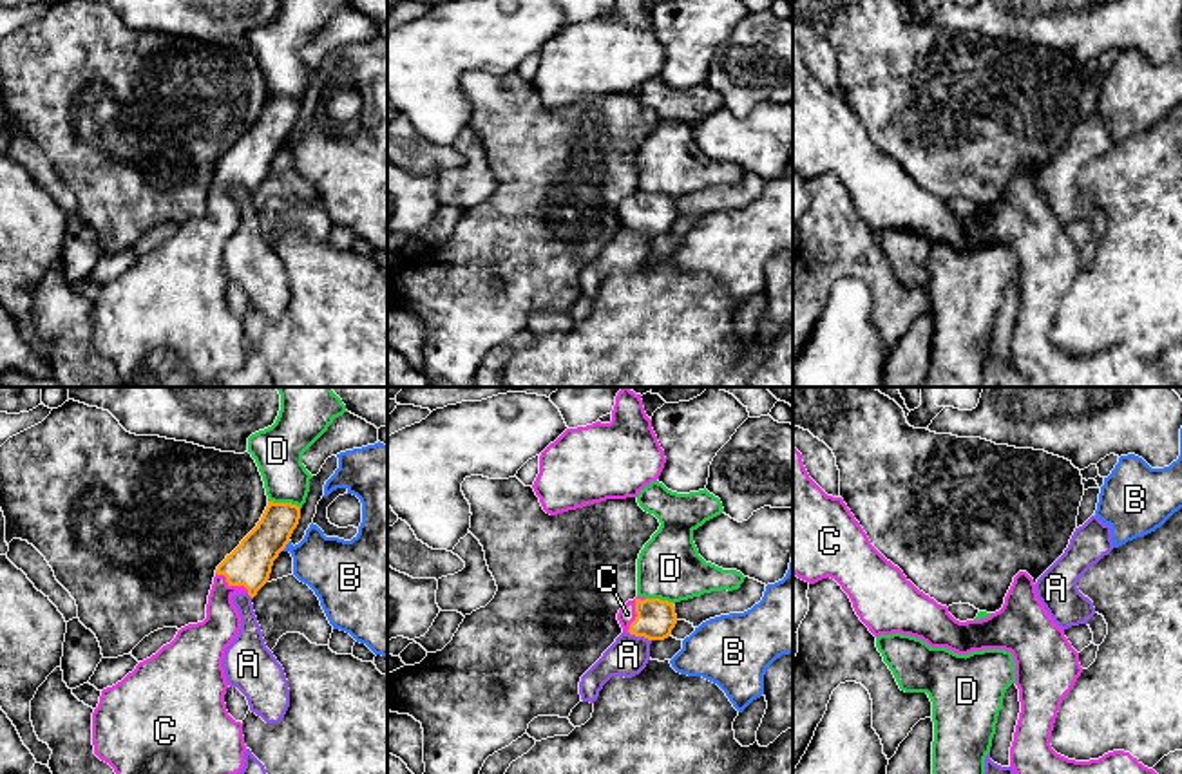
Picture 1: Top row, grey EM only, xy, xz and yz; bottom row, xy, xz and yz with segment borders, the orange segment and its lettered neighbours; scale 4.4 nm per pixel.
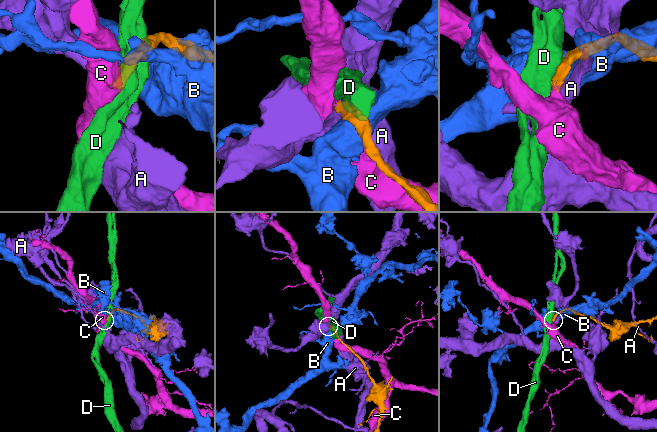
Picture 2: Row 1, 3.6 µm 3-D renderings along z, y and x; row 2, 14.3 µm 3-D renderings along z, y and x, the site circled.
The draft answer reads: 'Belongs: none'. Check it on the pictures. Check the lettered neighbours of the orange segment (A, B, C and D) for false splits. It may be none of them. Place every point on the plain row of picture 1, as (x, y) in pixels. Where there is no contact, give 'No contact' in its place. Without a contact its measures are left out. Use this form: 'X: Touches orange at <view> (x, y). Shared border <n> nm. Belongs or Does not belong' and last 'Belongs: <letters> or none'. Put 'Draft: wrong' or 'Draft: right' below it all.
A: Touches orange at xz (639, 230). Shared border 110 nm. Does not belong
B: Touches orange at xy (285, 141). Shared border 60 nm. Does not belong
C: Touches orange at xz (636, 207). Shared border 170 nm. Belongs
D: Touches orange at xy (285, 98). Shared border 160 nm. Does not belong
Belongs: C
Draft: wrong

